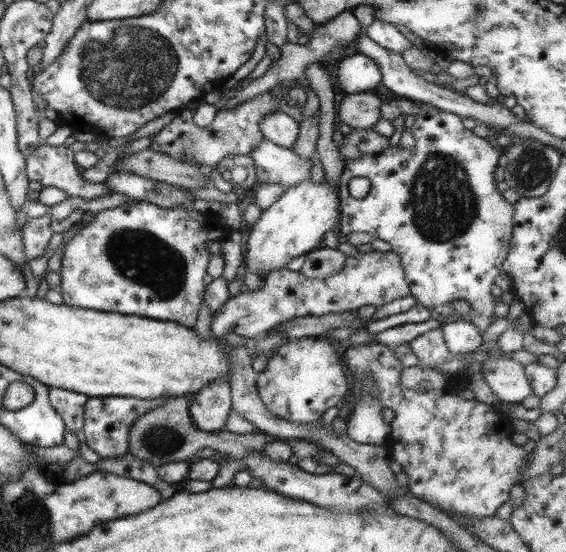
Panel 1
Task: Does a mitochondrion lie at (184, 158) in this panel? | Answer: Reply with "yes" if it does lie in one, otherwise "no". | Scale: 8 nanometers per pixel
no

